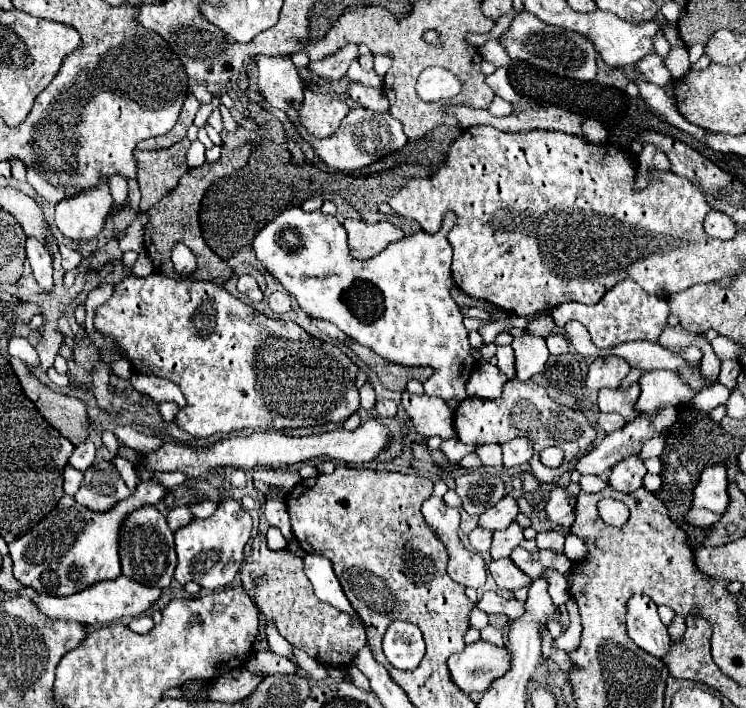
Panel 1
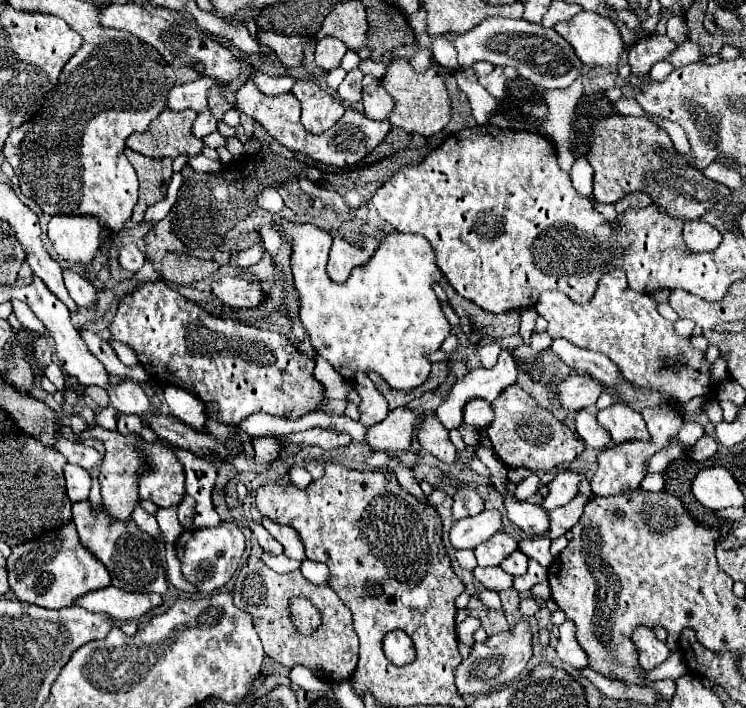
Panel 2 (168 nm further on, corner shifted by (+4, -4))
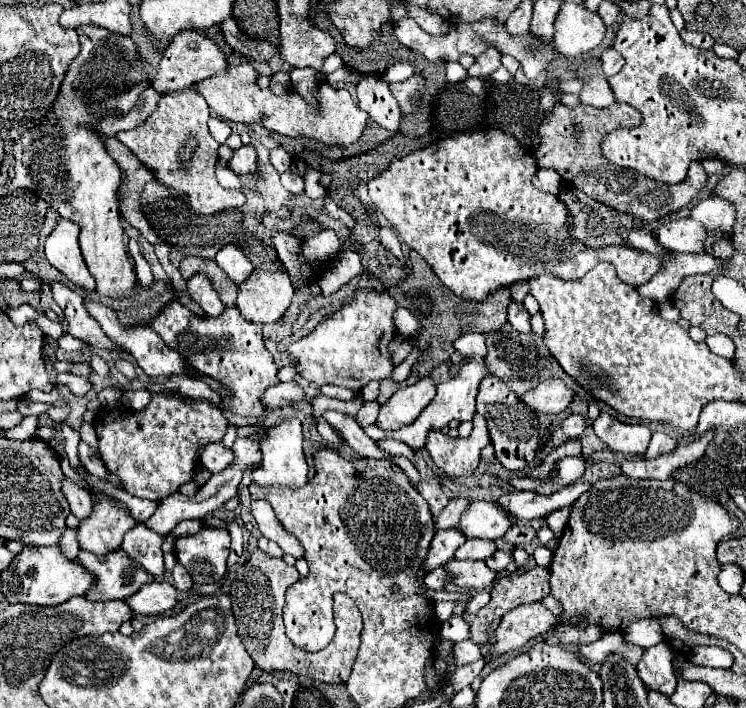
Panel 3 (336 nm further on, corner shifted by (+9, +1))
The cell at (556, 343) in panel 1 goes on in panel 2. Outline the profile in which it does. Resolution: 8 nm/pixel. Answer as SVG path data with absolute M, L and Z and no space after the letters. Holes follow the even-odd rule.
M533 331L533 333L531 333L531 349L533 349L533 351L549 349L549 345L551 345L551 337L549 337L547 331L543 331L543 333Z

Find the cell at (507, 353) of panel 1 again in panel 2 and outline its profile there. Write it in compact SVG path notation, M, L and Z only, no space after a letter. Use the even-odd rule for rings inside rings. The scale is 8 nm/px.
M483 343L479 347L479 359L481 359L481 365L483 367L493 367L497 363L497 357L501 353L501 347L497 343Z

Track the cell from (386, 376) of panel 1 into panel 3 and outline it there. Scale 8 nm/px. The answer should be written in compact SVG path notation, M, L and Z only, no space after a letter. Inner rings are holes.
M412 256L412 282L408 280L408 288L402 288L402 286L392 286L390 288L390 294L396 298L396 302L400 306L408 306L408 296L412 296L410 290L424 290L424 294L430 298L430 312L424 314L424 312L418 312L418 320L422 322L422 336L420 336L420 346L426 350L426 360L420 362L420 366L416 366L412 370L412 376L404 382L394 382L394 380L380 380L380 394L378 394L378 402L384 404L396 390L400 390L402 386L410 386L418 380L422 380L424 376L430 376L430 372L448 362L454 354L454 348L452 344L456 342L456 338L462 334L468 334L468 332L492 332L492 330L498 330L502 328L508 320L506 320L506 310L508 310L508 304L512 302L510 298L510 290L508 288L500 288L496 290L488 300L484 302L470 302L470 300L464 300L464 298L458 298L456 294L452 294L440 280L438 276L432 272L432 268L420 258L420 256Z

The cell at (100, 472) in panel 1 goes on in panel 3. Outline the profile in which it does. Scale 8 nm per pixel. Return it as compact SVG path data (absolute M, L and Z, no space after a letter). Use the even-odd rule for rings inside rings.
M122 548L98 558L102 562L96 562L96 554L92 552L80 550L78 554L80 564L84 564L96 576L96 582L86 594L90 600L122 600L138 592L140 586L154 582L154 576L124 554Z

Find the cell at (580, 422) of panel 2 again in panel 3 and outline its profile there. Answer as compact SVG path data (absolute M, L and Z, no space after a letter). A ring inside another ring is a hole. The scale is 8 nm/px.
M570 414L570 416L562 422L564 434L570 436L570 438L574 438L574 440L584 438L586 428L588 428L588 420L586 420L582 414Z

